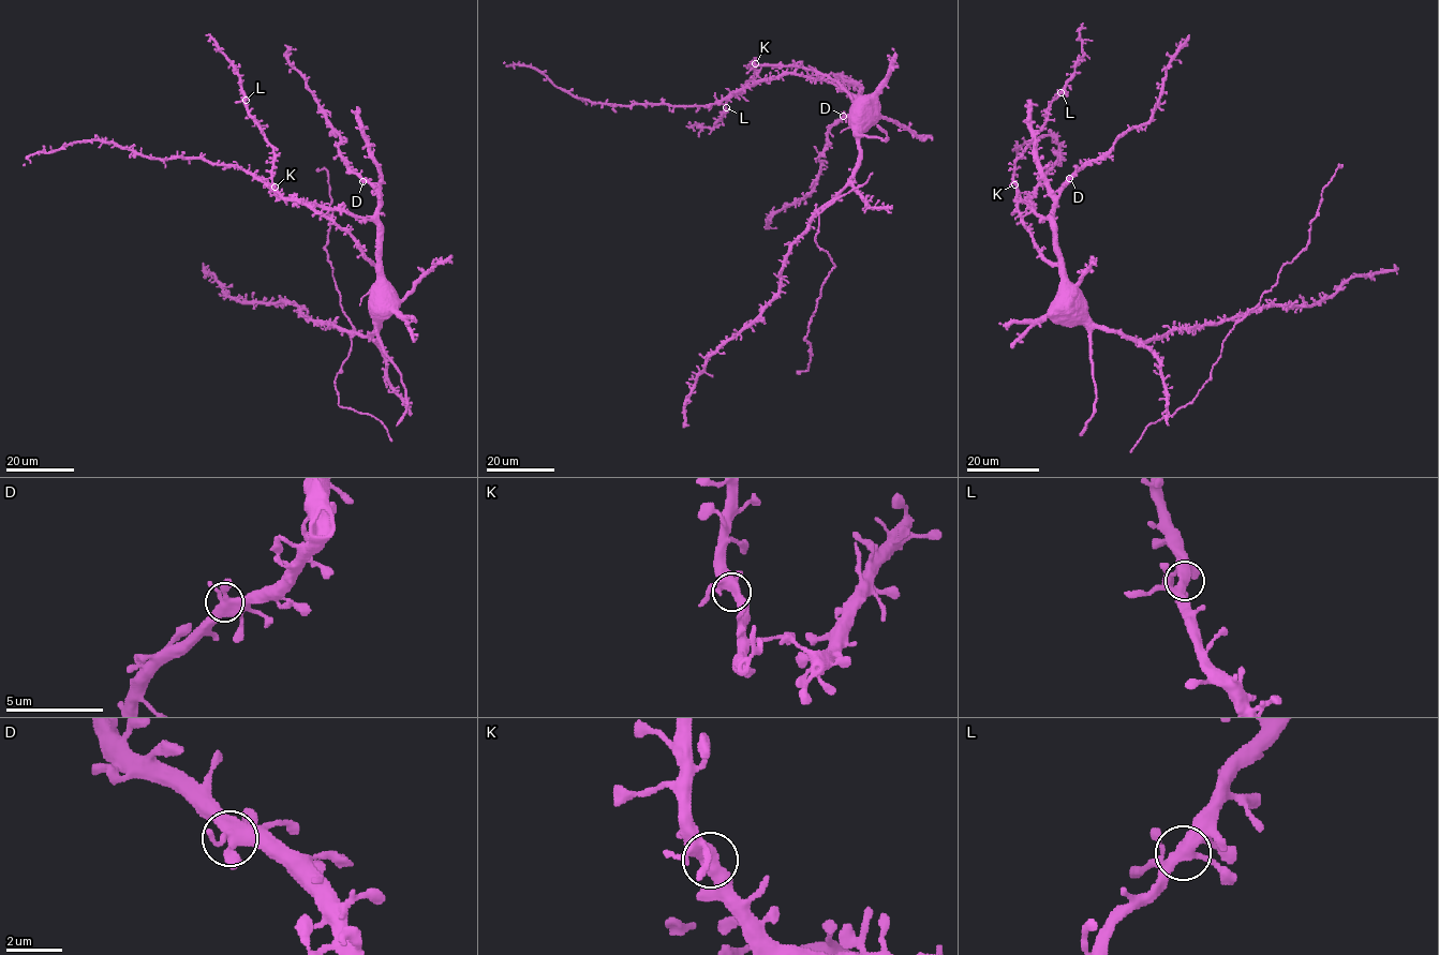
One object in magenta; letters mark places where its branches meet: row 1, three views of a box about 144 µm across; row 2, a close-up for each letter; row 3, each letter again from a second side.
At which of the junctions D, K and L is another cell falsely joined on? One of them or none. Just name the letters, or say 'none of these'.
none of these

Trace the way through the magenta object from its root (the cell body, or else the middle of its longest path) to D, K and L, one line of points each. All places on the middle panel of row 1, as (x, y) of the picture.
D: (859, 153), (857, 100), (858, 107), (843, 116)
K: (859, 153), (859, 112), (852, 99), (835, 81), (812, 70), (755, 63)
L: (859, 153), (859, 112), (852, 99), (835, 81), (812, 70), (753, 62), (754, 77), (729, 97), (725, 107)

